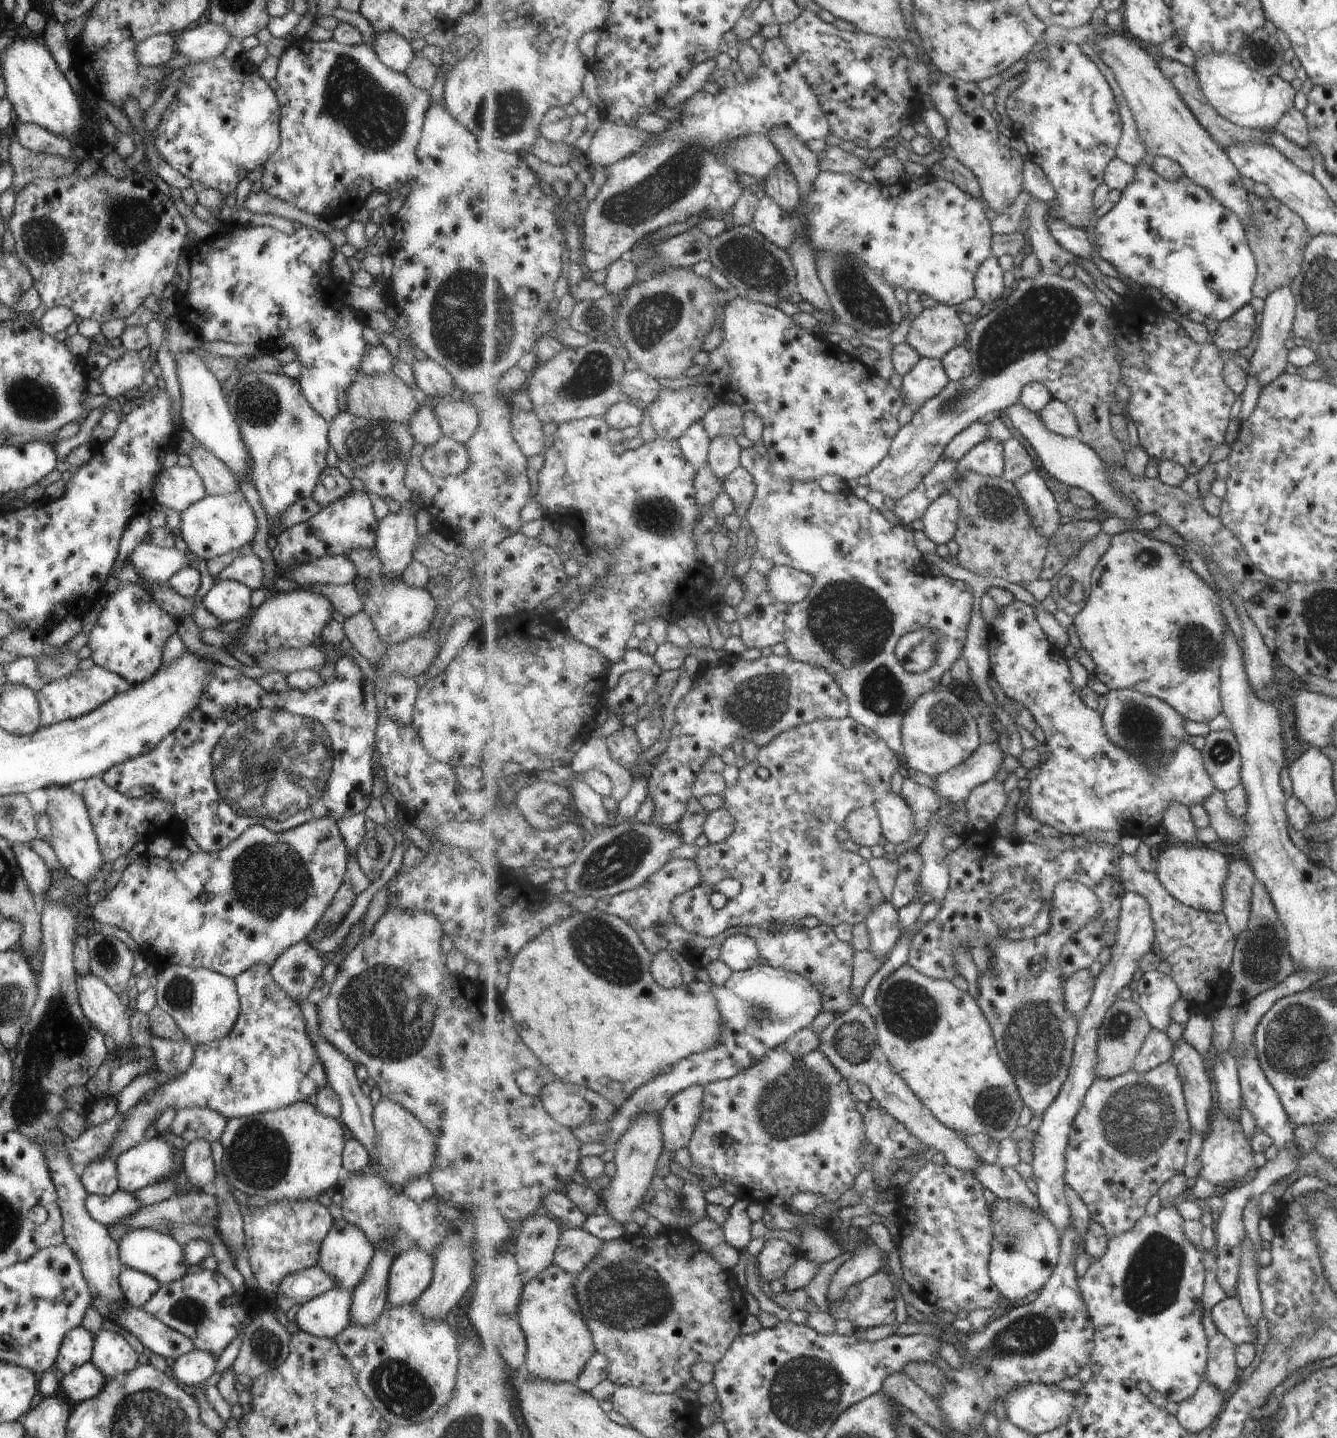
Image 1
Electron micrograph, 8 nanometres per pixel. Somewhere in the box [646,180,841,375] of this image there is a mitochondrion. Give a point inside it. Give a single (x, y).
(752, 263)

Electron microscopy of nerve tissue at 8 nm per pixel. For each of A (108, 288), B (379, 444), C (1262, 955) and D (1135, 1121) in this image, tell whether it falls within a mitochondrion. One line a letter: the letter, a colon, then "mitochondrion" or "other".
A: other
B: mitochondrion
C: mitochondrion
D: mitochondrion

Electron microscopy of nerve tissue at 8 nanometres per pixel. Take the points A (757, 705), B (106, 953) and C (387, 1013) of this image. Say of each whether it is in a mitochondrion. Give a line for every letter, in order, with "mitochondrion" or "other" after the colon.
A: mitochondrion
B: mitochondrion
C: mitochondrion

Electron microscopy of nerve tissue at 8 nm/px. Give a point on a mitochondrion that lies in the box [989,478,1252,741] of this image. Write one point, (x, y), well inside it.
(1195, 650)

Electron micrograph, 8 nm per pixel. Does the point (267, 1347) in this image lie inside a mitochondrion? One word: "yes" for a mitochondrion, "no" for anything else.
yes

